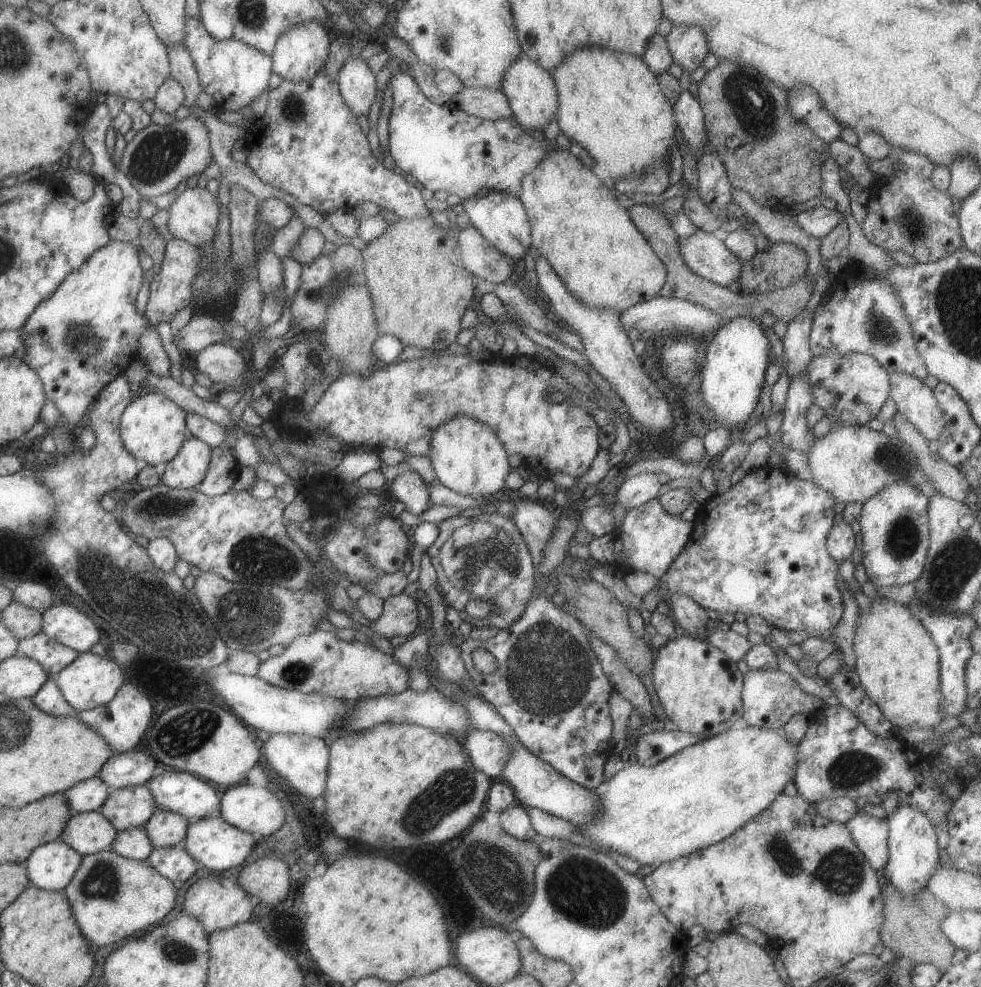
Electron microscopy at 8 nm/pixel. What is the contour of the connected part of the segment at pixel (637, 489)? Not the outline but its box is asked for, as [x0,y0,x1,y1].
[615,474,663,508]

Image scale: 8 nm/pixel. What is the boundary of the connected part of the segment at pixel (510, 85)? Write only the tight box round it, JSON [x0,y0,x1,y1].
[501,54,559,130]

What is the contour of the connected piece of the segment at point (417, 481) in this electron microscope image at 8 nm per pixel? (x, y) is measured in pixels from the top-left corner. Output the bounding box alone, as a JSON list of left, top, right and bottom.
[391,470,429,514]

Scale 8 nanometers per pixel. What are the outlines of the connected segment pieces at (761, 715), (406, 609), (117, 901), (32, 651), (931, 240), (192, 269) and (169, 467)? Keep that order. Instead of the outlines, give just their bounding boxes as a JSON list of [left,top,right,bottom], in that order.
[[741,670,825,730],[369,594,421,640],[65,848,177,950],[17,630,79,678],[859,148,963,264],[143,238,201,326],[161,438,213,490]]

